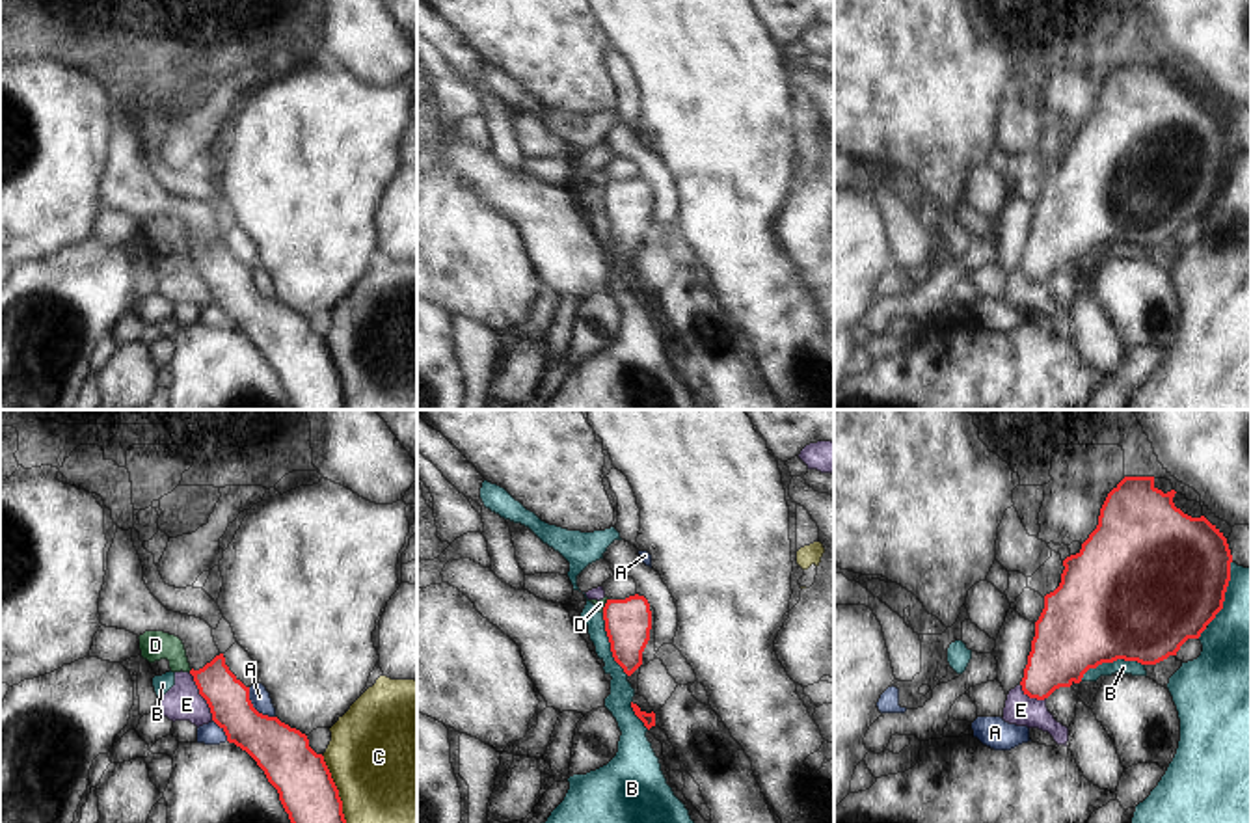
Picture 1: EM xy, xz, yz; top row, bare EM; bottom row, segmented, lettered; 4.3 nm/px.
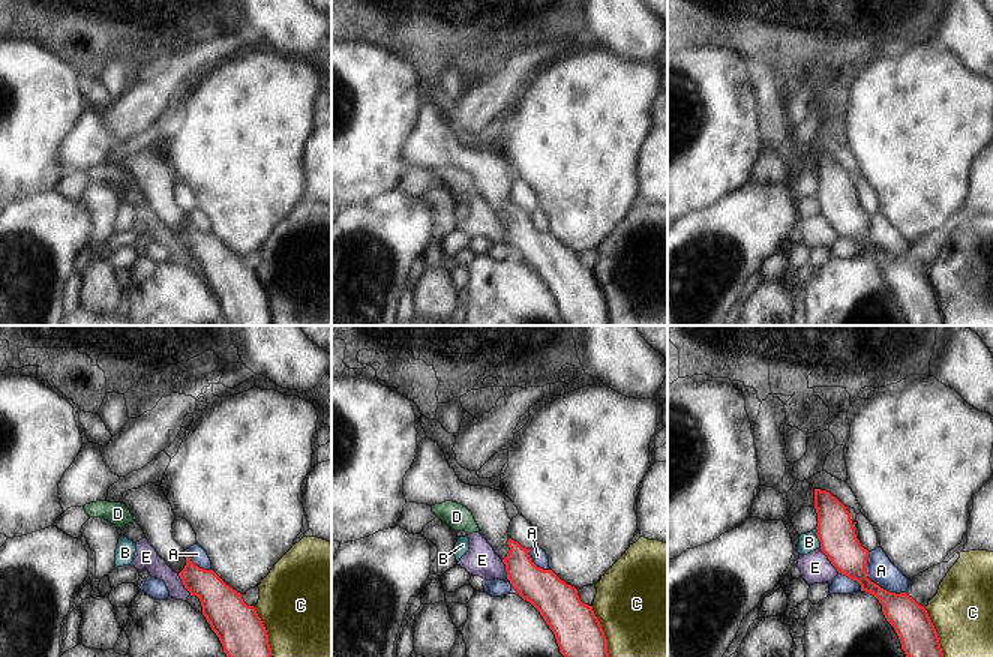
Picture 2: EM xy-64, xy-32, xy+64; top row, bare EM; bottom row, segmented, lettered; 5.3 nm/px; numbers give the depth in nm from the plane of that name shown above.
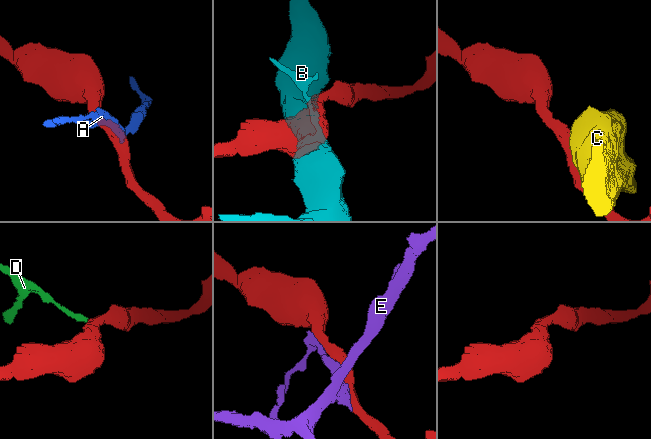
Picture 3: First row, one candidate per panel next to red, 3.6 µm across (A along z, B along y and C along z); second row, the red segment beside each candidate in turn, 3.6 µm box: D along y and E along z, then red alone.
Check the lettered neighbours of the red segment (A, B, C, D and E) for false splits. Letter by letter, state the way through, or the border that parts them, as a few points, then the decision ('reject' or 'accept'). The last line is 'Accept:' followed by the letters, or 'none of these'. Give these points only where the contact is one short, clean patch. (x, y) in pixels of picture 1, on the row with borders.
A: reject
B: reject
C: reject
D: along xz (607, 598), (602, 611) | reject
E: along xy (188, 673), (213, 719) | reject
Accept: none of these

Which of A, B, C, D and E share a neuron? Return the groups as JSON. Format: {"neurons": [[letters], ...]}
{"neurons": [["A"], ["B"], ["C"], ["D", "E"]]}

